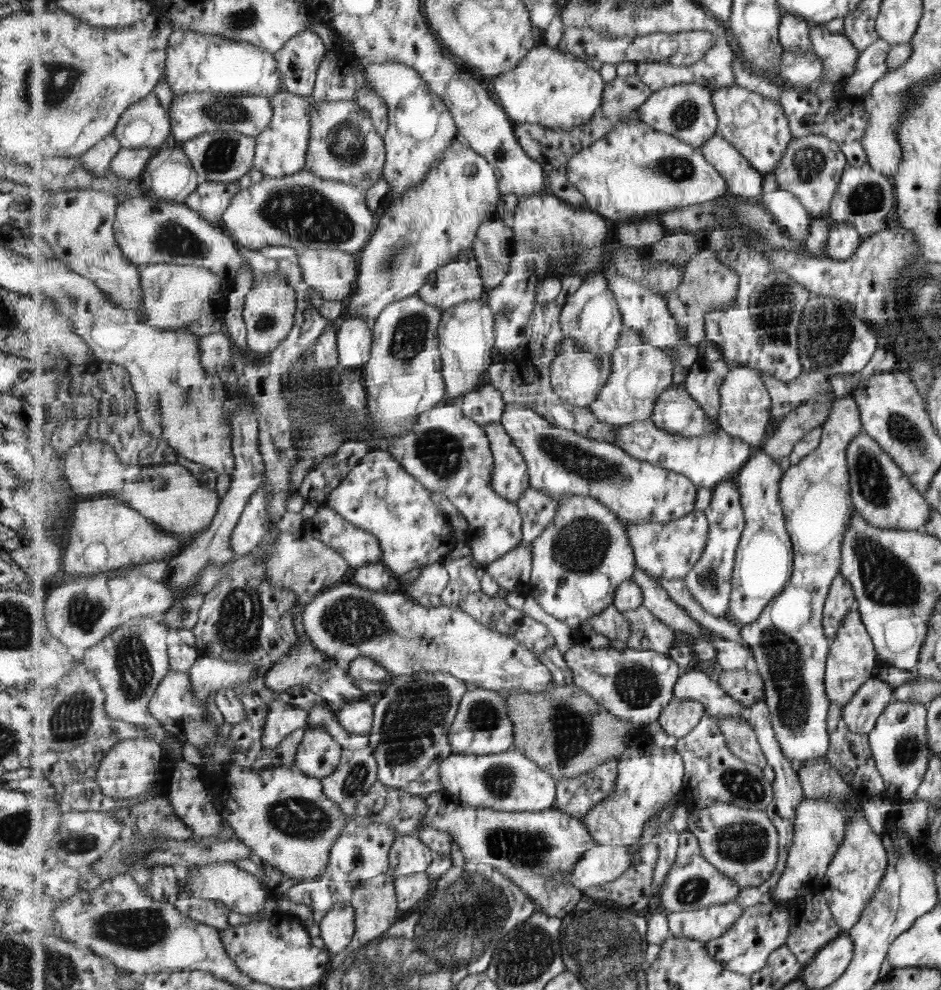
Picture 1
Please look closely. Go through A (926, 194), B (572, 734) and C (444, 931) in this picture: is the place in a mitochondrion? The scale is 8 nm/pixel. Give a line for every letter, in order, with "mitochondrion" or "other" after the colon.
A: other
B: mitochondrion
C: mitochondrion

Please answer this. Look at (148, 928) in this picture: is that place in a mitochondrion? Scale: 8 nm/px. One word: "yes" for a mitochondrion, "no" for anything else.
yes

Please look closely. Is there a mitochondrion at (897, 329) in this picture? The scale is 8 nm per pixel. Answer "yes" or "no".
no

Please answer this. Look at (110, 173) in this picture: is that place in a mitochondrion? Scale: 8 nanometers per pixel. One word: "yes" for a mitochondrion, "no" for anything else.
no

